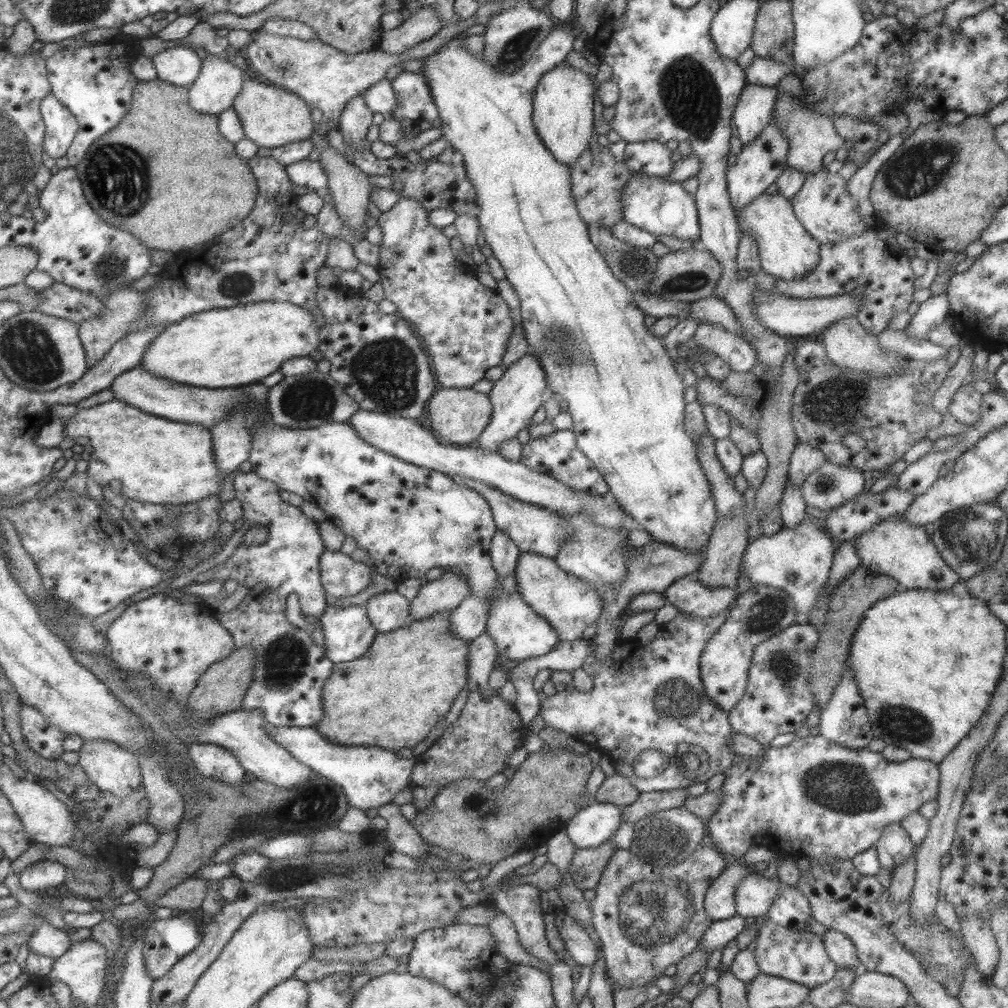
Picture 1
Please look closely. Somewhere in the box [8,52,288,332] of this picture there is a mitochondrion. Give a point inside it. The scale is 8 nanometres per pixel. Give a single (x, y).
(119, 176)

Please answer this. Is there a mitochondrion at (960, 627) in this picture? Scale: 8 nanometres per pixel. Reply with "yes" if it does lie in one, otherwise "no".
no

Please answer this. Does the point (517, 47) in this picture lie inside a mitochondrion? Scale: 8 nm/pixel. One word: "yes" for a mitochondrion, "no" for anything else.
yes

